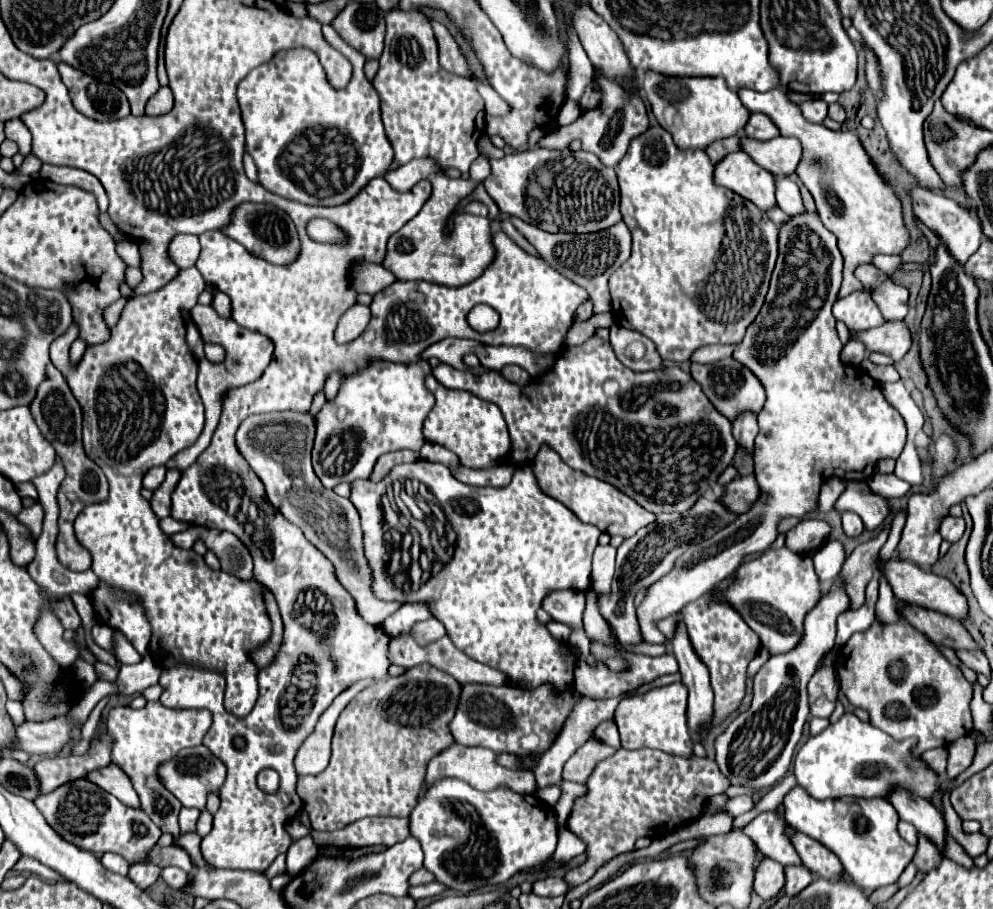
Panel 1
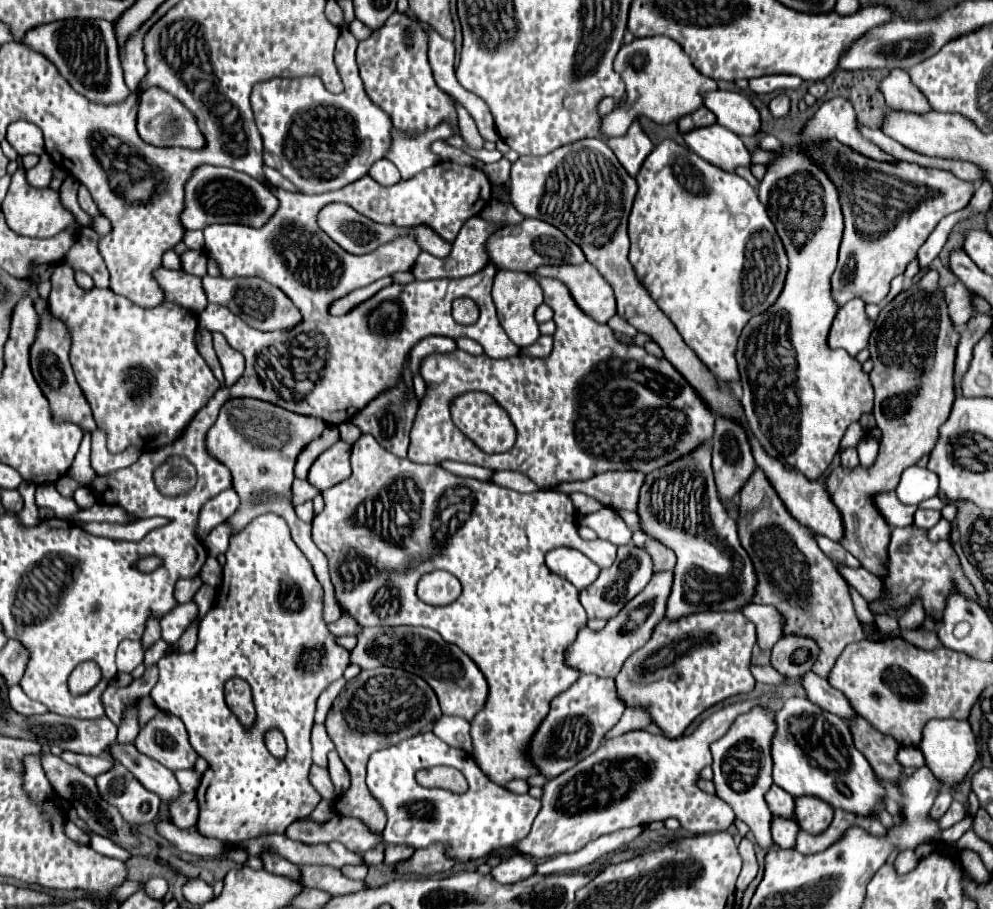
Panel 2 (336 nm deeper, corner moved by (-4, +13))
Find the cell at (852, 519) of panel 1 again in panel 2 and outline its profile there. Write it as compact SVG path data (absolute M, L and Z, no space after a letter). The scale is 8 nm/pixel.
M847 449L841 453L841 465L847 467L847 469L857 469L857 463L859 463L859 455L855 449Z

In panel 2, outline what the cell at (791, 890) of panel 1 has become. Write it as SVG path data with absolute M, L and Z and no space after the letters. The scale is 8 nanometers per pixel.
M773 817L771 833L773 833L775 845L779 845L781 849L795 849L797 835L799 835L799 825L793 819Z

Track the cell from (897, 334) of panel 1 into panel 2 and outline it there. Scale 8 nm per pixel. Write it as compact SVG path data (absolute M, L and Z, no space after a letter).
M957 281L955 285L945 287L943 293L949 307L949 317L953 319L953 327L957 333L963 333L967 327L967 321L975 315L969 299L969 289L961 281Z

